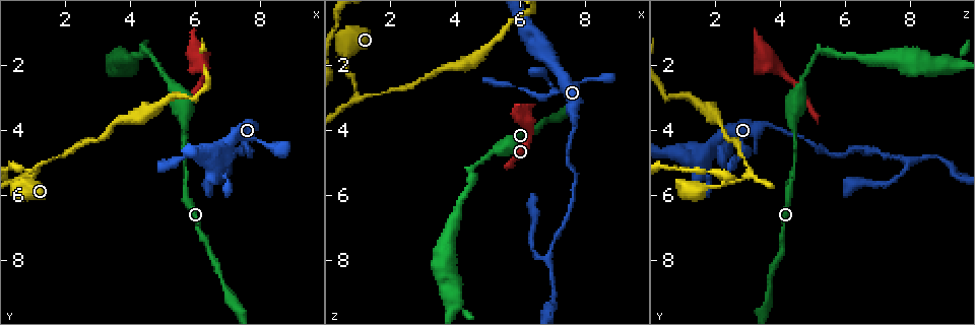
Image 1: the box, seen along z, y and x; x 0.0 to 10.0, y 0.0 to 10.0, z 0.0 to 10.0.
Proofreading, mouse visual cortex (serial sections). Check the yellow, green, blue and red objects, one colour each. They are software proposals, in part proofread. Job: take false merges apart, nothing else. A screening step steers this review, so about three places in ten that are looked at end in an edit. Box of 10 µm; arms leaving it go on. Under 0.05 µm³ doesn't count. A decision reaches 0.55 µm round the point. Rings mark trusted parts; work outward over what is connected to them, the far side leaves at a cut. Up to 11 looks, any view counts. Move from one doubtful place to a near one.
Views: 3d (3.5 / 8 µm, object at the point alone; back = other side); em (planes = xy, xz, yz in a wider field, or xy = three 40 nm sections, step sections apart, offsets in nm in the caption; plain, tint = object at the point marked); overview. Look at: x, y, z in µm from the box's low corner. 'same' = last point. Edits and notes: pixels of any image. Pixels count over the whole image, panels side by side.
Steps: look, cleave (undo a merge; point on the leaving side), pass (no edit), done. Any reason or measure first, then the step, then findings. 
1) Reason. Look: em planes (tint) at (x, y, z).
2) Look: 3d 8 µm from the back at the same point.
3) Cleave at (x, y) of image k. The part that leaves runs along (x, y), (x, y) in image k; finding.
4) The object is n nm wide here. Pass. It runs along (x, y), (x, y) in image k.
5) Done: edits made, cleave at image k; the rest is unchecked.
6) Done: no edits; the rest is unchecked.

Three-way junction. Look: 3d 8 µm at (0.95, 5.45, 3.00).

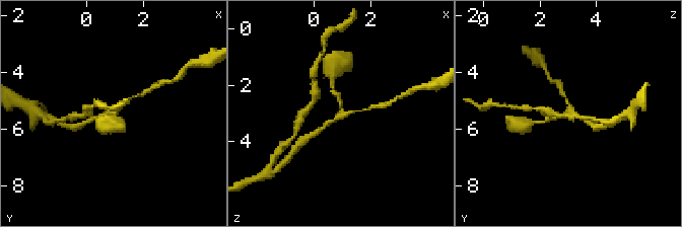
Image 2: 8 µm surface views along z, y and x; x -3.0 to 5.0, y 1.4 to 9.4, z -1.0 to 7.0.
Need the tissue. Look: em xy step 3 (tint) at the same point.

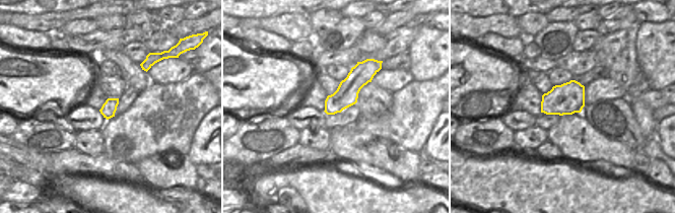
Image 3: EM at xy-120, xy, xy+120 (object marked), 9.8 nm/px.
Pass. All the same cell.

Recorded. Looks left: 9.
Narrows sharply. Look: em xy step 2 (tint) at (6.80, 4.90, 7.95).

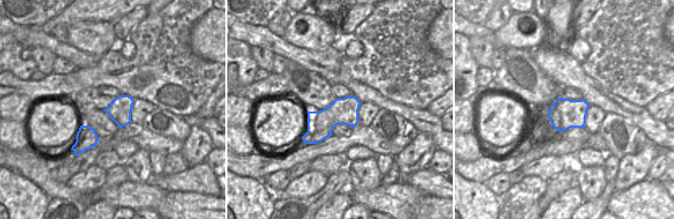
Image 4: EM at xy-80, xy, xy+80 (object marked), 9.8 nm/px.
See where the arms go. Look: 3d 3.5 µm at the same point.

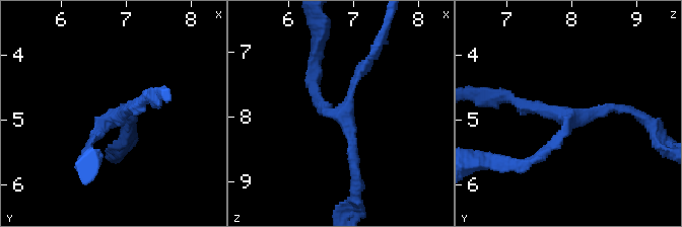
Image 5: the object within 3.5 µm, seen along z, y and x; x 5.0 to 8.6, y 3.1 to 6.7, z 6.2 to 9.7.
3 arms meet here. Pass. It runs along (144, 98), (97, 133), (87, 161) in image 5; all the same cell.

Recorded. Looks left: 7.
Thick turns thin. Look: 3d 8 µm at (7.10, 5.00, 2.70).

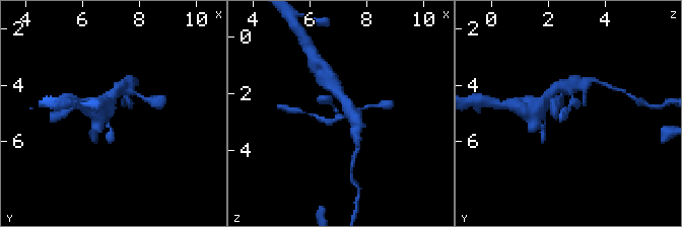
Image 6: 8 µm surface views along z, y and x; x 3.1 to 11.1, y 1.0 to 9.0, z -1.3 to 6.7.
Closer look. Look: 3d 3.5 µm from the back at the same point.

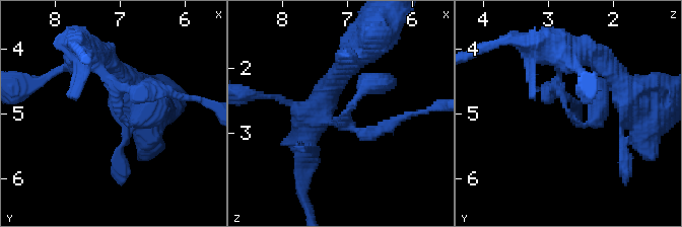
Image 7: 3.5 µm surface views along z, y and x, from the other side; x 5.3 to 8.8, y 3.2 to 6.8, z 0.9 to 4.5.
Pass. It runs along (80, 49), (155, 98) in image 7; all the same cell.

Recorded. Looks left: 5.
Look: 3d 3.5 µm at (4.55, 1.60, 5.25).

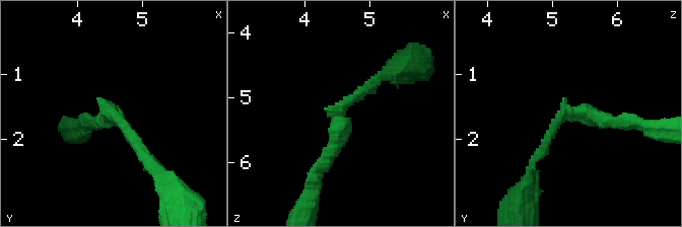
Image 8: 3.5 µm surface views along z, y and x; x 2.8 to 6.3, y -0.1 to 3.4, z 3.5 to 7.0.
The arms are 150, 200 nm wide; shape alone is not enough. Look: em xy step 5 (tint) at (4.50, 1.60, 5.25).

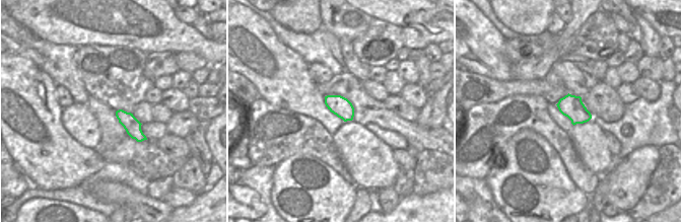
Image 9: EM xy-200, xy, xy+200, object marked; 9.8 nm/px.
Cleave at (335, 148) of image 8. The part that leaves runs along (340, 111), (337, 145), (309, 200) in image 8; two cells meet here.

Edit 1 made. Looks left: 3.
Done: edits made, cleave at image 8; the rest is unchecked.

